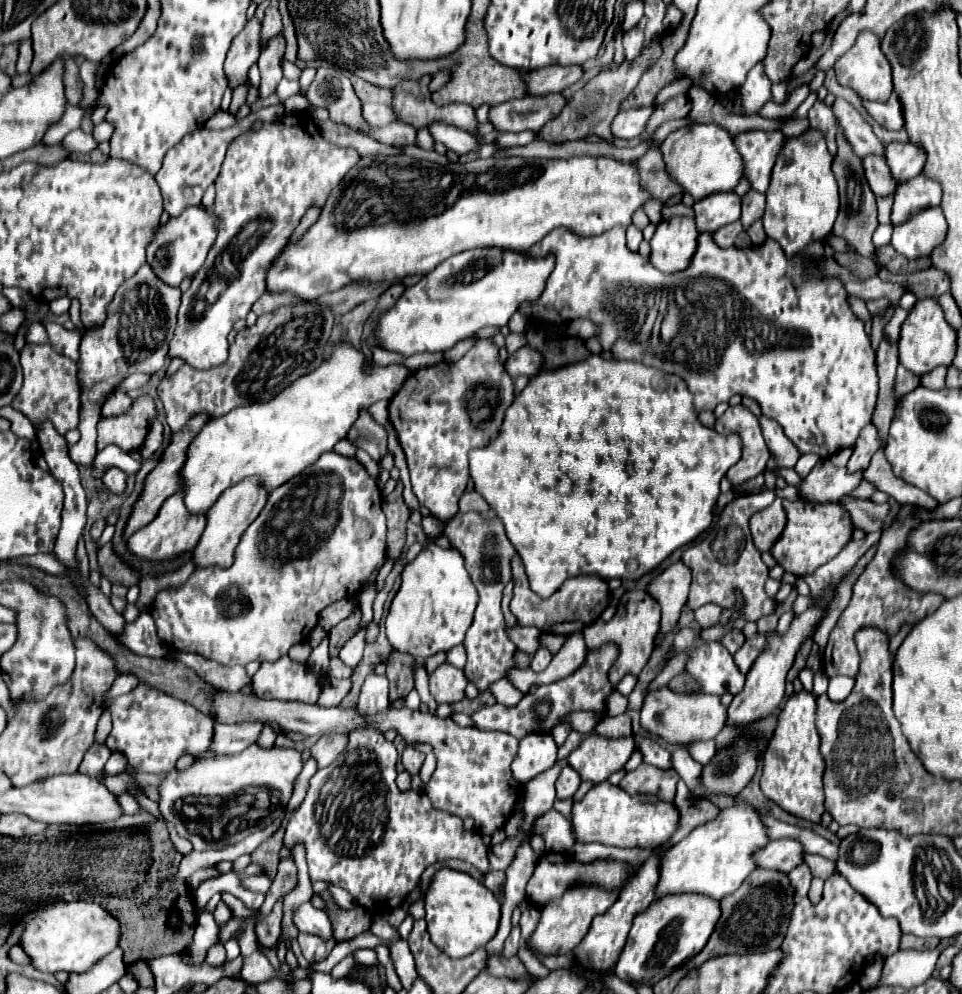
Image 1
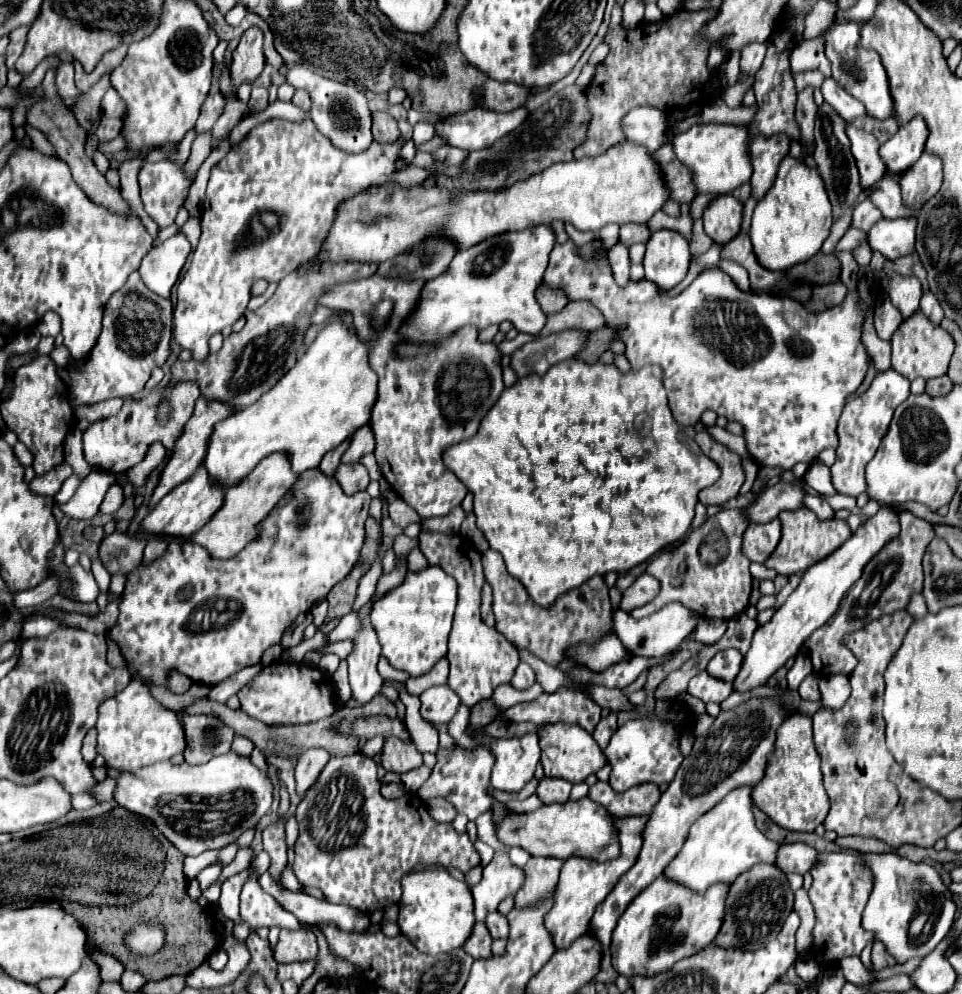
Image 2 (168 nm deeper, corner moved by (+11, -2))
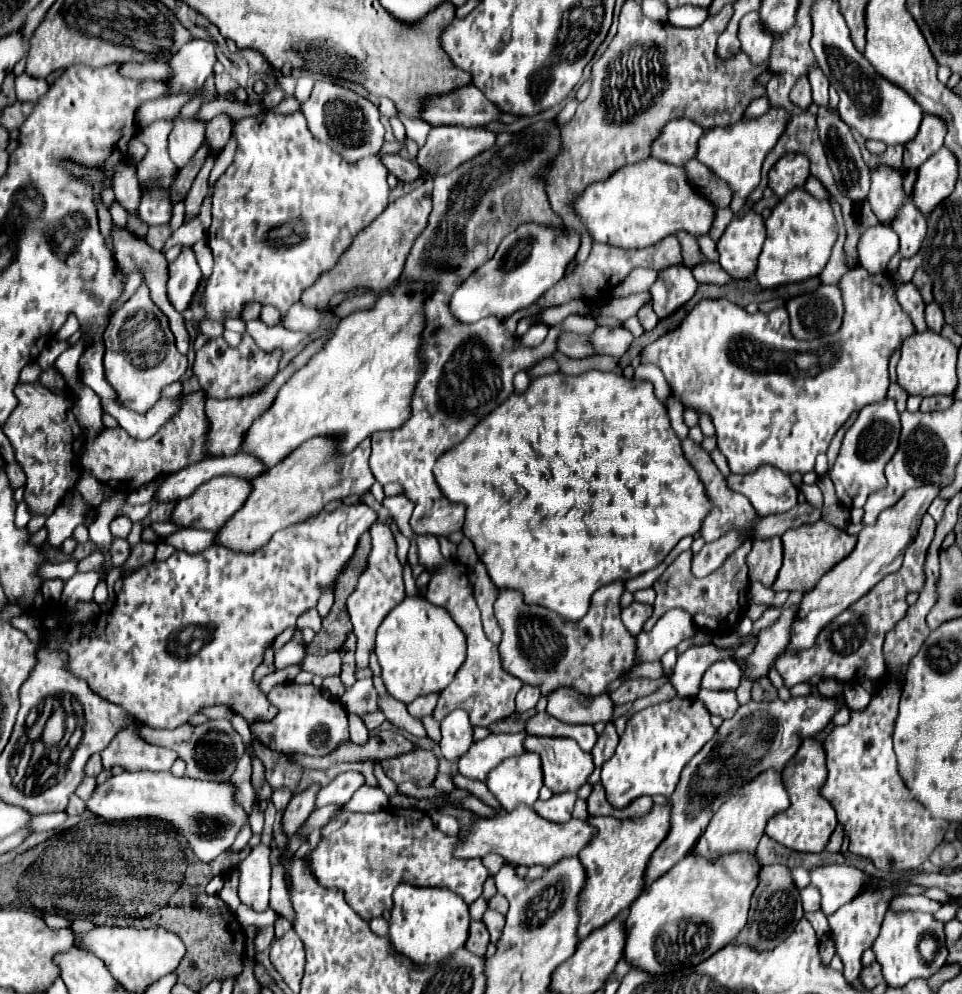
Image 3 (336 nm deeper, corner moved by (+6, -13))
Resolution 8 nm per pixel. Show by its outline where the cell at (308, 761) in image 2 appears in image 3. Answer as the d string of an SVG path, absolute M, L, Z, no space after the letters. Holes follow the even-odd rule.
M312 785L306 791L302 791L302 793L298 793L298 795L294 795L290 799L290 803L288 803L286 811L284 811L284 817L282 817L284 835L292 837L298 831L298 827L308 819L308 815L314 809L314 799L316 799L318 789L320 789L318 785Z

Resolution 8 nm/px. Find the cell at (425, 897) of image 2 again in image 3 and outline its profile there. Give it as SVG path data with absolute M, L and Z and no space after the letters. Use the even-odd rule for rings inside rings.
M402 883L394 889L394 907L390 917L390 943L396 953L408 957L416 965L430 965L464 947L468 939L470 913L462 897L444 887L414 887Z

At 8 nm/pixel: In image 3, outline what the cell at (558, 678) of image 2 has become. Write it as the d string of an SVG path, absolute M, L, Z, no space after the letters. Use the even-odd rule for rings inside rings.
M558 689L554 693L548 695L548 713L556 719L560 719L562 723L570 723L570 725L596 725L596 723L608 723L612 717L612 701L608 695L602 697L582 697L578 691L574 689Z

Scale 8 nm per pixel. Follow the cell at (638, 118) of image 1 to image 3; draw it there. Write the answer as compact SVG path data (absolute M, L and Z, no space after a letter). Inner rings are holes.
M690 119L670 121L658 137L658 143L654 143L652 157L670 165L684 167L690 159L696 157L698 139L702 133L704 129Z

